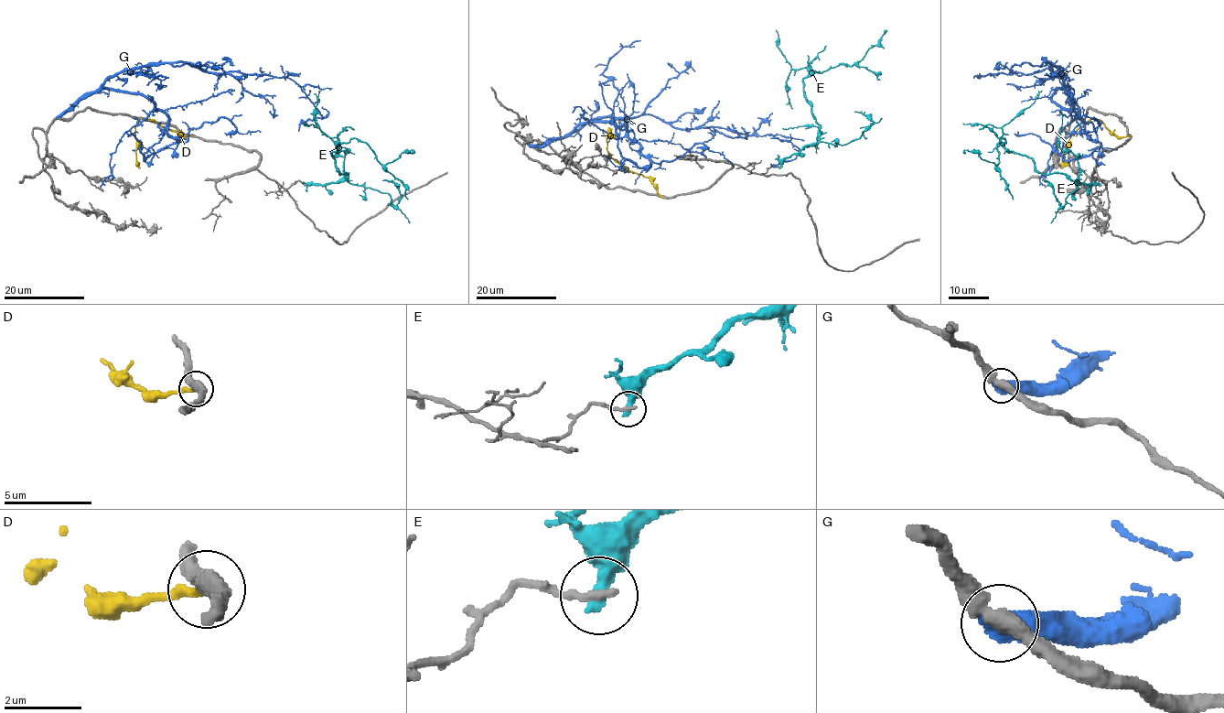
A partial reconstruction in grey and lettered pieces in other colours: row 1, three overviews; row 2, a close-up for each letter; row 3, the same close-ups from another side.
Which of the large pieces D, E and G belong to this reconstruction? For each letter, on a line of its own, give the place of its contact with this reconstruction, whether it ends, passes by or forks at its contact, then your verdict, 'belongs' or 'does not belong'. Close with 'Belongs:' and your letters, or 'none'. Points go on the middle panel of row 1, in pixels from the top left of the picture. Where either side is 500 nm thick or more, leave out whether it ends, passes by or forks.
D: contact (660, 196); it ends; does not belong
E: contact (780, 167); it ends; does not belong
G: contact (530, 145); does not belong
Belongs: none

